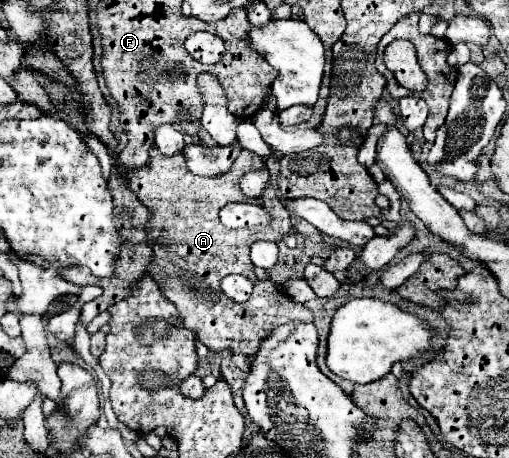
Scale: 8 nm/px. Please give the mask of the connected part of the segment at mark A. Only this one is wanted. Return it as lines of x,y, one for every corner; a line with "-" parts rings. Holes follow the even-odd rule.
151,148
151,164
127,172
129,188
155,216
155,220
151,220
147,226
147,232
153,236
149,240
155,242
155,256
149,268
149,276
157,282
167,300
177,306
183,324
197,334
199,342
203,342
213,352
231,350
247,358
253,358
259,352
259,346
273,332
273,328
291,321
314,321
310,310
283,296
283,292
273,290
269,282
255,284
253,294
245,304
229,300
221,290
221,280
229,274
243,274
249,280
255,280
253,262
249,258
249,246
255,240
279,242
291,230
289,212
279,202
273,186
265,190
265,198
248,198
241,192
239,182
247,170
253,168
265,168
265,162
253,152
241,152
231,172
219,178
203,178
187,170
183,156
171,158
163,156
157,148
-
230,202
267,206
269,212
275,214
275,222
257,230
229,230
219,222
219,210

